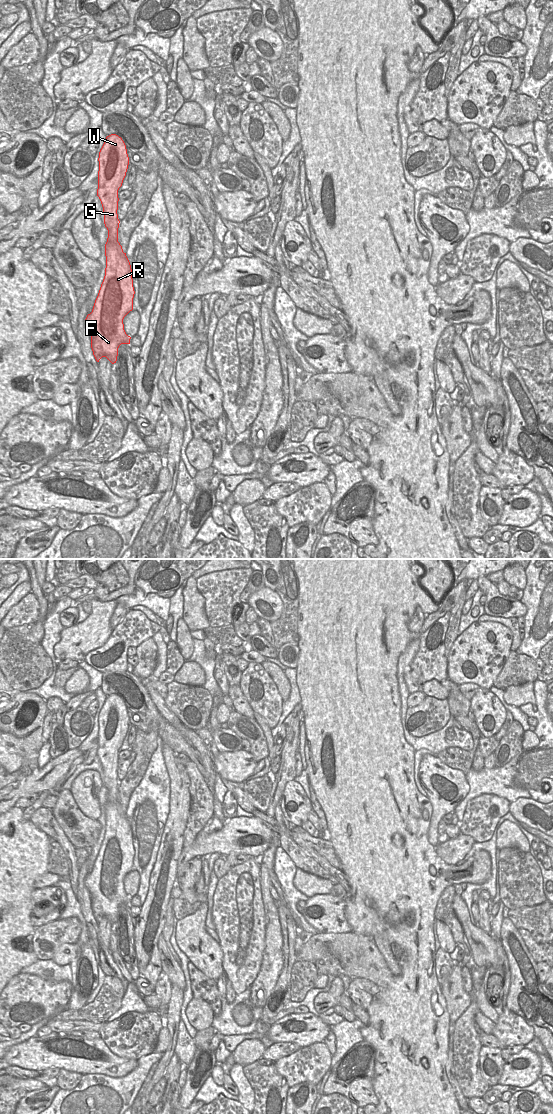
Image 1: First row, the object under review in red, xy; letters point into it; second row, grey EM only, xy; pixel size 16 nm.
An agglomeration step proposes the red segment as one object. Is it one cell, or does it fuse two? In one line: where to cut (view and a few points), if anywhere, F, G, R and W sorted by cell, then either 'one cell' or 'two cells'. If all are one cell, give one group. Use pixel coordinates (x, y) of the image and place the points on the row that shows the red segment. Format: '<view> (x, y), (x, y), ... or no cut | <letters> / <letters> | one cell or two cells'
no cut | F G R W | one cell

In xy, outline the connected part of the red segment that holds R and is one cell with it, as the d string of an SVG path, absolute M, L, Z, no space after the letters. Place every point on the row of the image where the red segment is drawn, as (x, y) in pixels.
M116 134L106 137L99 152L98 189L99 197L104 213L104 224L108 230L108 238L105 244L106 268L105 276L101 284L98 296L95 300L92 312L85 319L85 326L91 335L91 348L97 362L106 357L112 364L116 363L118 348L121 344L130 344L131 337L124 330L123 319L133 310L134 287L130 262L118 242L118 190L129 165L129 157L124 141Z

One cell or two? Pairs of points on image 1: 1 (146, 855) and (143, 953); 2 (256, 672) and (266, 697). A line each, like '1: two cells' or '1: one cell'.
1: two cells
2: one cell

